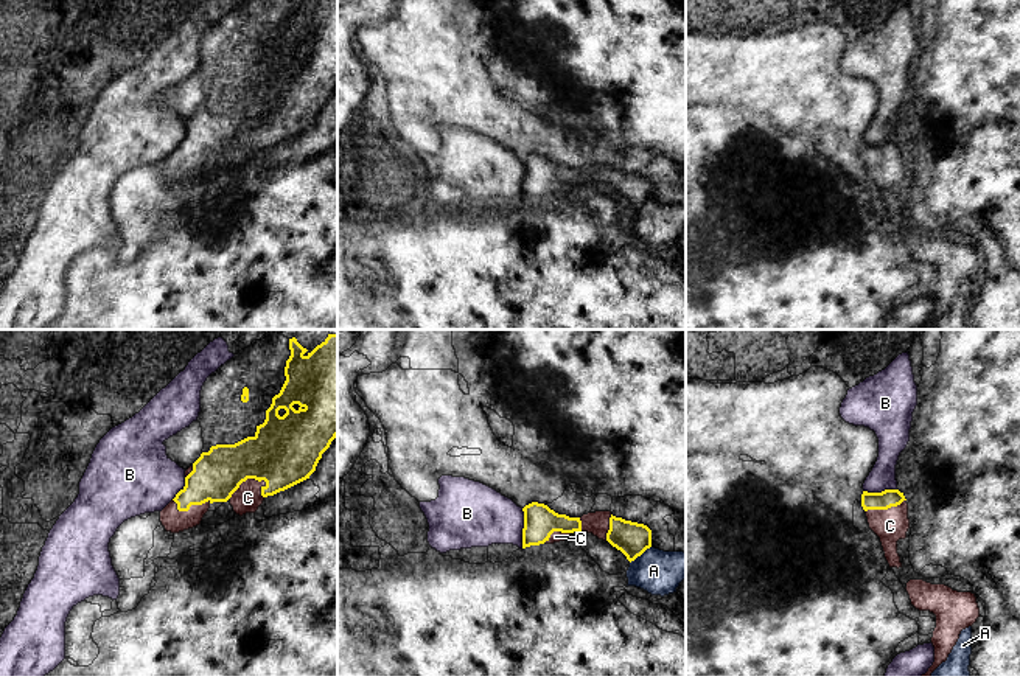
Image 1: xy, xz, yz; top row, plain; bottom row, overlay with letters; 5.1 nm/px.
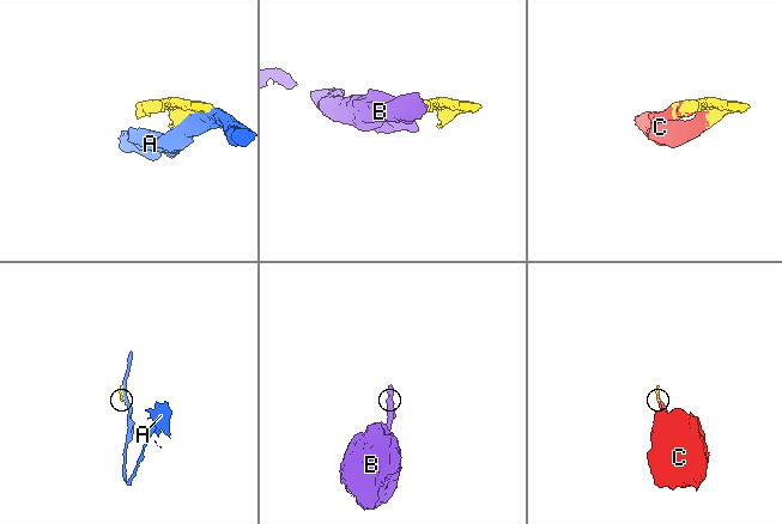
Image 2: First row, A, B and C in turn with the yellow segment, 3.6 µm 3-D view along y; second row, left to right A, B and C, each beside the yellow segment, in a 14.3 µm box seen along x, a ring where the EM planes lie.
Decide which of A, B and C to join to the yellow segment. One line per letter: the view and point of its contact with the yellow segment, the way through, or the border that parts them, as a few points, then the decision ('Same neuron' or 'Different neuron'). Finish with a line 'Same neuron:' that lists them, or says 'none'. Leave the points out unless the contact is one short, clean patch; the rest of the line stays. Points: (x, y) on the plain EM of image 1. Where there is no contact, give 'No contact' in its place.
A: Touches yellow at xz (639, 207). Different neuron
B: Touches yellow at xz (523, 181). Boundary: xz (521, 160), (523, 199). Different neuron
C: Touches yellow at xy (246, 131). Same neuron
Same neuron: C

